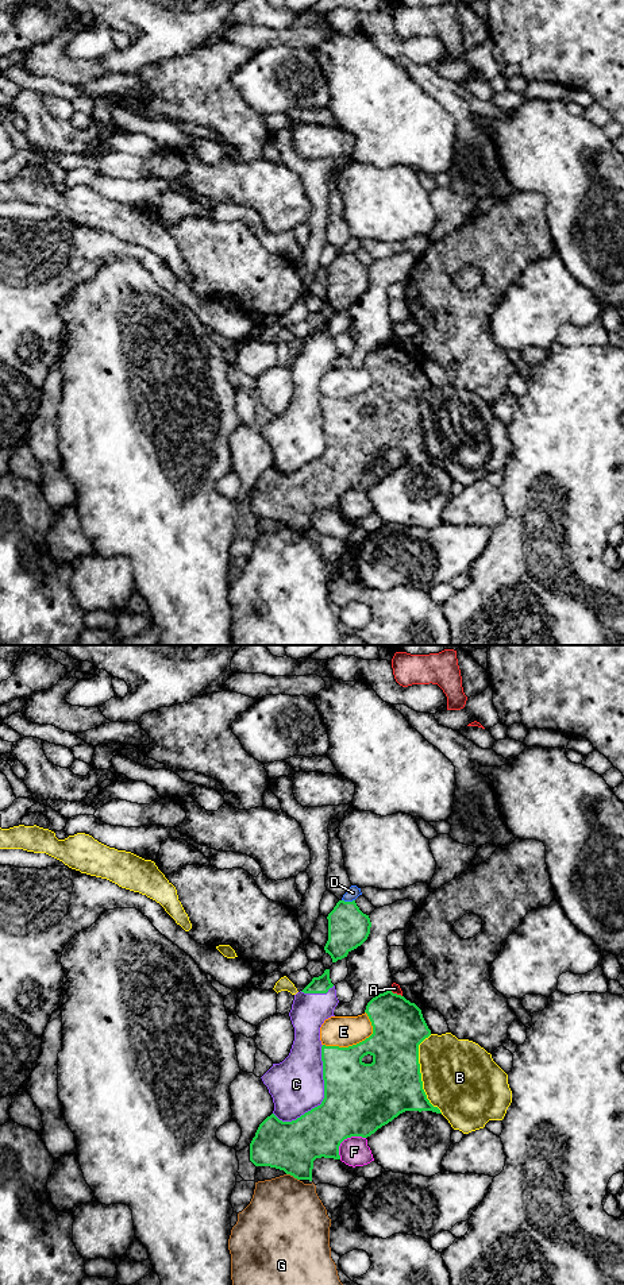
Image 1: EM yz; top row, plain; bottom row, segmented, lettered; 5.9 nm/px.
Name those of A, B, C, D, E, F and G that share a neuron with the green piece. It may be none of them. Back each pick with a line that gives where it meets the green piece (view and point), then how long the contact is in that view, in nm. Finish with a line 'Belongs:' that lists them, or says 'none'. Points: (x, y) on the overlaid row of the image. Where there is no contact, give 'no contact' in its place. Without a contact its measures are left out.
C: contact yz (324, 1095); length 500 nm
Belongs: C

